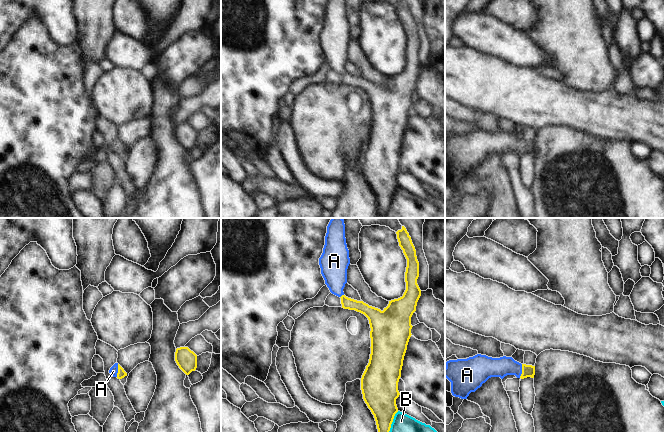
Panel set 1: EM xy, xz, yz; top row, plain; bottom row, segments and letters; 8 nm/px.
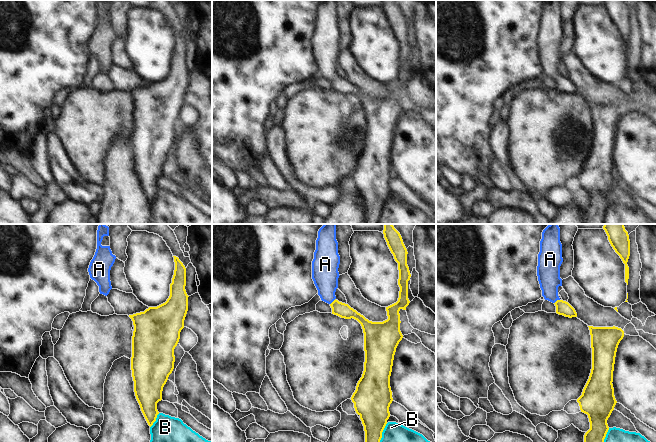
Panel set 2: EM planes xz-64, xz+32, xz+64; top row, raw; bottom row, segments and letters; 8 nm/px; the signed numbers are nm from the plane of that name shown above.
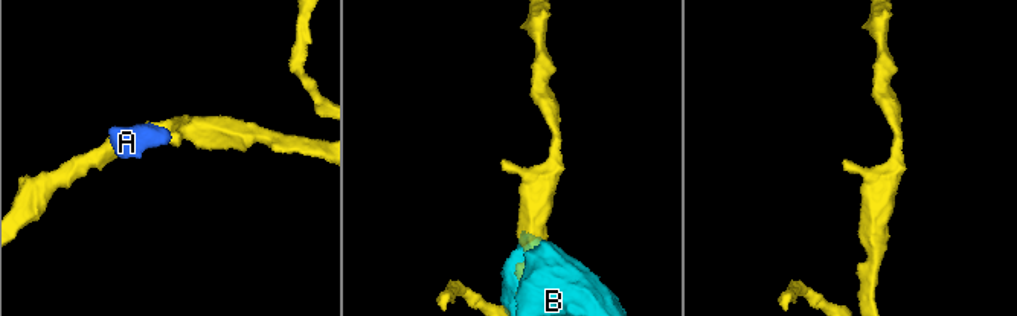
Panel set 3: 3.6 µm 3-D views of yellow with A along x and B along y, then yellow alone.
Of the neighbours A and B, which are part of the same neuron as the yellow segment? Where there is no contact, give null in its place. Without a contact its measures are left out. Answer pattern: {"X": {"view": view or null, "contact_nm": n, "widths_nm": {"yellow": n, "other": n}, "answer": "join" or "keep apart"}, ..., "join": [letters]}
{"A": {"view": "yz", "contact_nm": 110, "widths_nm": {"yellow": 100, "other": 160}, "answer": "join"}, "B": {"view": "xz", "contact_nm": 280, "widths_nm": {"yellow": 260, "other": 360}, "answer": "keep apart"}, "join": ["A"]}

